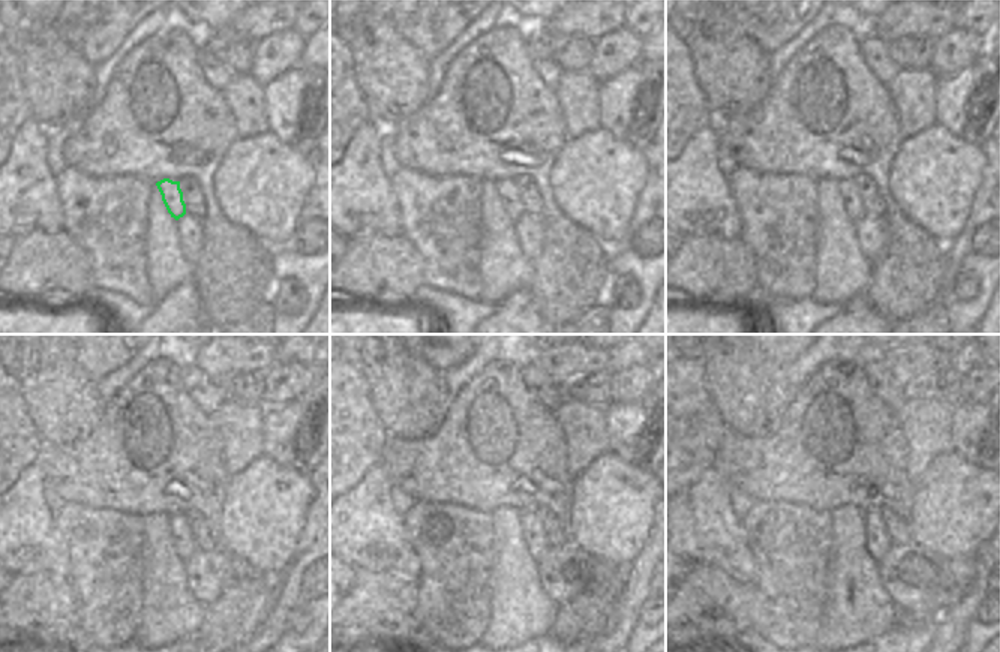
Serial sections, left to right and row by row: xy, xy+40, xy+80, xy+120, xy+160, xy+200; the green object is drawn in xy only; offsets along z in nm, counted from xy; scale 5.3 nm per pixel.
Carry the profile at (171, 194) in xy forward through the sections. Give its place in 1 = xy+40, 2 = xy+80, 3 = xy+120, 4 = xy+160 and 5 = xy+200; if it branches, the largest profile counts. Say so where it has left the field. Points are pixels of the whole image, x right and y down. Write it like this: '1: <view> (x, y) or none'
1: xy+40 (507, 189)
2: xy+80 (847, 188)
3: xy+120 (185, 546)
4: xy+160 (532, 531)
5: xy+200 (877, 541)

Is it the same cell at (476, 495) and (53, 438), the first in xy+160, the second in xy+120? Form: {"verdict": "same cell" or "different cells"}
{"verdict": "different cells"}

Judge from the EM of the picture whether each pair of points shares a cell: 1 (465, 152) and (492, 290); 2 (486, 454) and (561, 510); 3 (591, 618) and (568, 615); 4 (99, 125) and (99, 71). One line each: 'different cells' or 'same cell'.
1: different cells
2: same cell
3: same cell
4: different cells

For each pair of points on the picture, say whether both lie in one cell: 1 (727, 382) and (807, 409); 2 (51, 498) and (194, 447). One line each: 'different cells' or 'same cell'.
1: different cells
2: different cells

